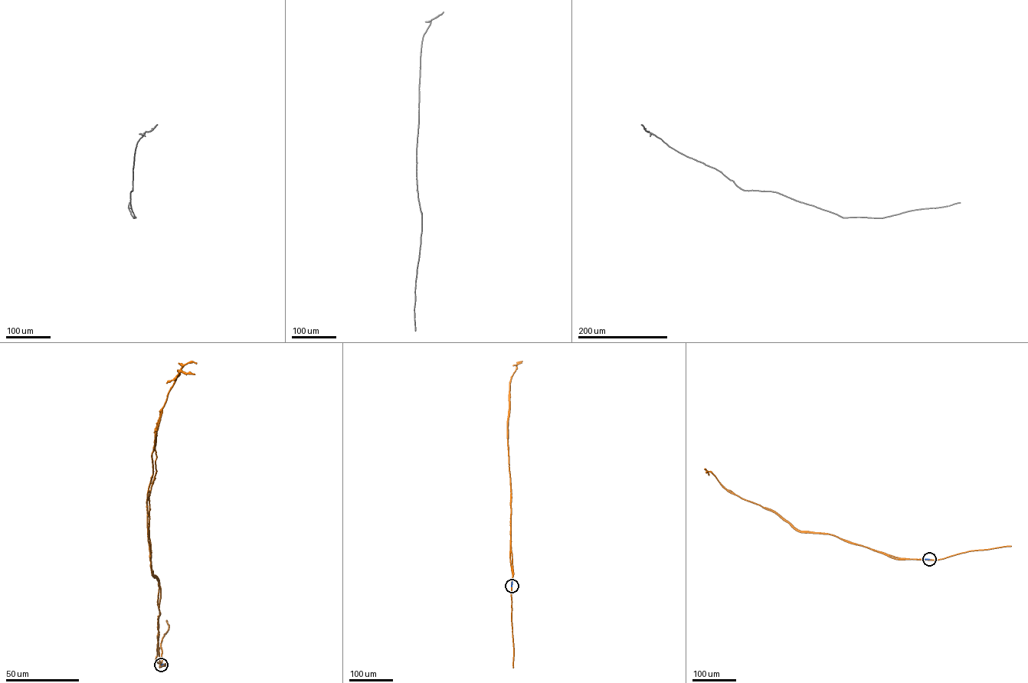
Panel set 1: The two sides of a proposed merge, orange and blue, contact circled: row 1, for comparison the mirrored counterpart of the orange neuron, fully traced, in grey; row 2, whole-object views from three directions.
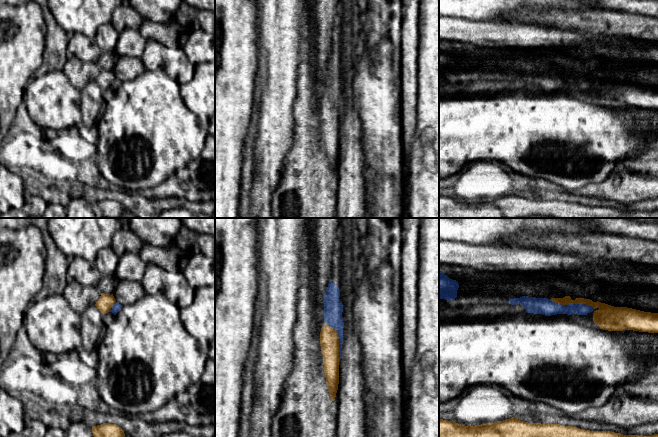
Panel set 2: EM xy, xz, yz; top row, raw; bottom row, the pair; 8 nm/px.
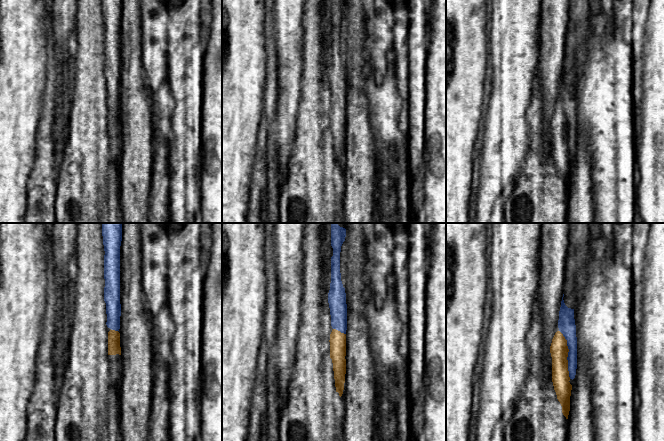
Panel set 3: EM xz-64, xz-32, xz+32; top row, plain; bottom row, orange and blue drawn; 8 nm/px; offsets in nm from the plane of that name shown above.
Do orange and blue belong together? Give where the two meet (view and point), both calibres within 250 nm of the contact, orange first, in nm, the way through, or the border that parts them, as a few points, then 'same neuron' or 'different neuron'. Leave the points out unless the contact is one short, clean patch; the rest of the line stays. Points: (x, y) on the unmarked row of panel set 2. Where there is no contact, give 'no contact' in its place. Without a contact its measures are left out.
meets orange in yz at (571, 79); 110 nm thick on the orange side, 140 nm on the other; runs through yz (599, 92), (596, 81), (571, 79), (544, 82); same neuron

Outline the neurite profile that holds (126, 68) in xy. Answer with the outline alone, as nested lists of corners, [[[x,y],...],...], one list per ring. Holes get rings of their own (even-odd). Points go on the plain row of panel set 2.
[[[118,57],[113,72],[122,82],[133,80],[145,71],[140,57]]]

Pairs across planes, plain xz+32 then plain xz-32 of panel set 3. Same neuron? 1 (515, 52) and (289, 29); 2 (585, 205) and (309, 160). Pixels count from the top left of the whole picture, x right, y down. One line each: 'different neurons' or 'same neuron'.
1: same neuron
2: different neurons

